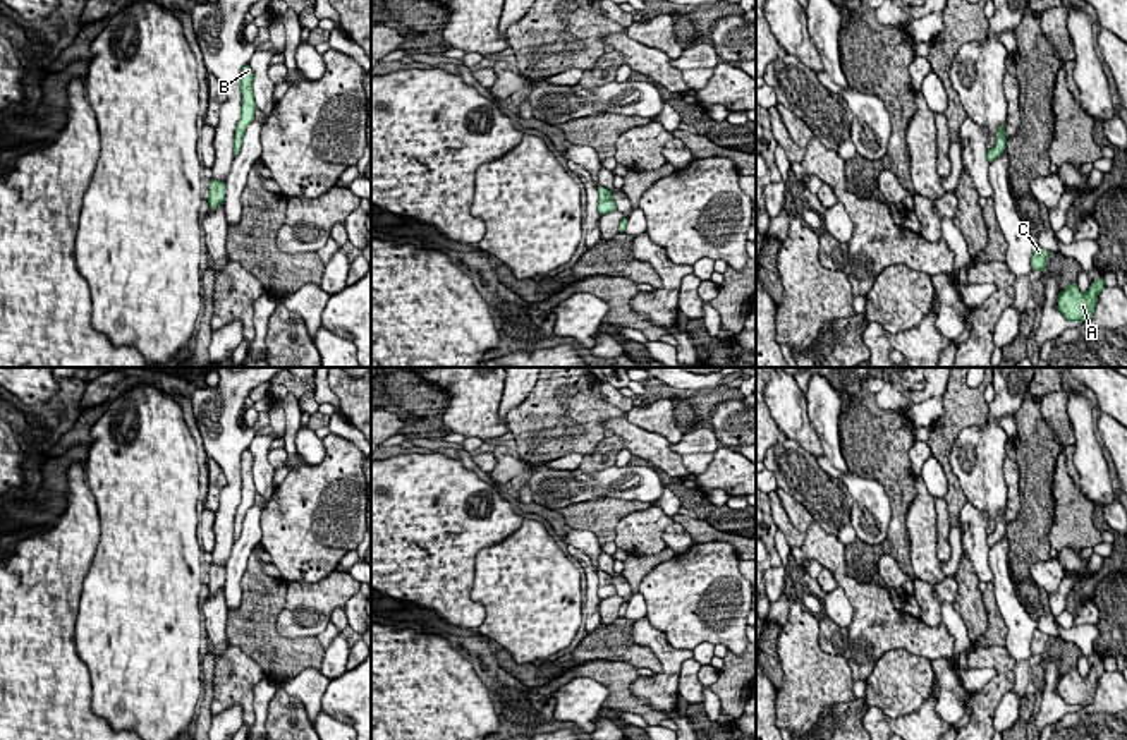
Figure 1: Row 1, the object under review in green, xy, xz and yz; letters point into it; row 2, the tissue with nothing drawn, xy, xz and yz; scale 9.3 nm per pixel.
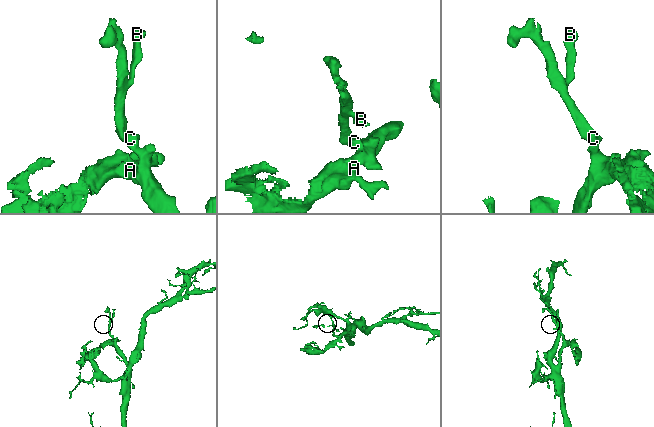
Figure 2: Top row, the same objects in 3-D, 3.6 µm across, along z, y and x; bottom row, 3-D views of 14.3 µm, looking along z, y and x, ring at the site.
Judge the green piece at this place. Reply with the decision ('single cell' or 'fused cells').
fused cells

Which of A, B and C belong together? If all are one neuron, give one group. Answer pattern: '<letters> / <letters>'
A C / B

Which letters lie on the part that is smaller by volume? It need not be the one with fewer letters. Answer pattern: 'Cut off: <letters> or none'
Cut off: B

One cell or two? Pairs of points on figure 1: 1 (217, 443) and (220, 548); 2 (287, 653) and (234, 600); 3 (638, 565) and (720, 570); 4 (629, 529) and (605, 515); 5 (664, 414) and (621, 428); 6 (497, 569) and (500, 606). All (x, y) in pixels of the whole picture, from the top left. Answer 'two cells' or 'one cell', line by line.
1: one cell
2: two cells
3: two cells
4: two cells
5: two cells
6: one cell

